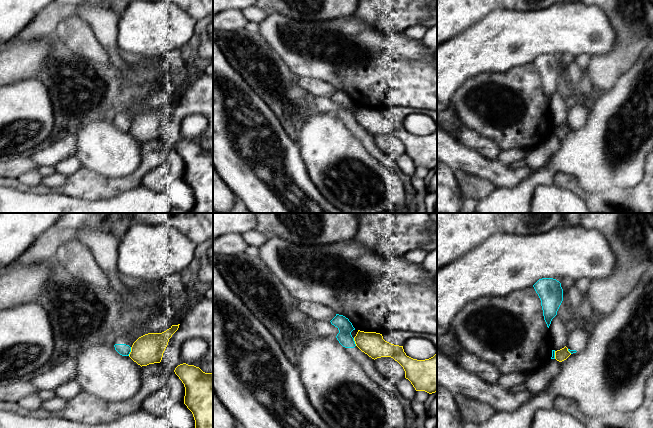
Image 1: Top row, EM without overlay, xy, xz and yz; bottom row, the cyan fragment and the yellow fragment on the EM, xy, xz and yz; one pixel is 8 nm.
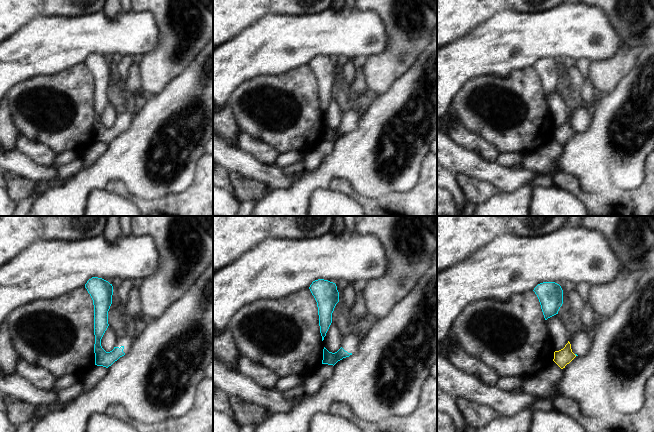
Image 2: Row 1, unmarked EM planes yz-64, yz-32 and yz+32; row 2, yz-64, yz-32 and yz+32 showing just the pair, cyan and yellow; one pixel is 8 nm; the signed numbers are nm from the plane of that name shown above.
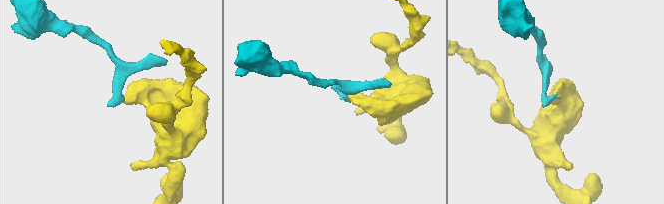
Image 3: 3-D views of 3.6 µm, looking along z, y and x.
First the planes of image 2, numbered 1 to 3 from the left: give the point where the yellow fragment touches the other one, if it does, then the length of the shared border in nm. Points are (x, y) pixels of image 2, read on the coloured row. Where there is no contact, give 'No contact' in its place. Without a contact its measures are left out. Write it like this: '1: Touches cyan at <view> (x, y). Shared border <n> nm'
1: No contact
2: No contact
3: No contact

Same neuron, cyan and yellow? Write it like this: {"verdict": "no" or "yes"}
{"verdict": "no"}

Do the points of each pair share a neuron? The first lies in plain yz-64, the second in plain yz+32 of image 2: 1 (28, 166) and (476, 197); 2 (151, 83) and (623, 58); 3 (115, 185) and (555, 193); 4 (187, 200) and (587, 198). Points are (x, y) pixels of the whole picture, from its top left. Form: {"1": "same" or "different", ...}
{"1": "different", "2": "same", "3": "different", "4": "same"}

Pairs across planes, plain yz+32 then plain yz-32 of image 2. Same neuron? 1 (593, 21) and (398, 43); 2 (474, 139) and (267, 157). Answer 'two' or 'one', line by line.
1: two
2: one

